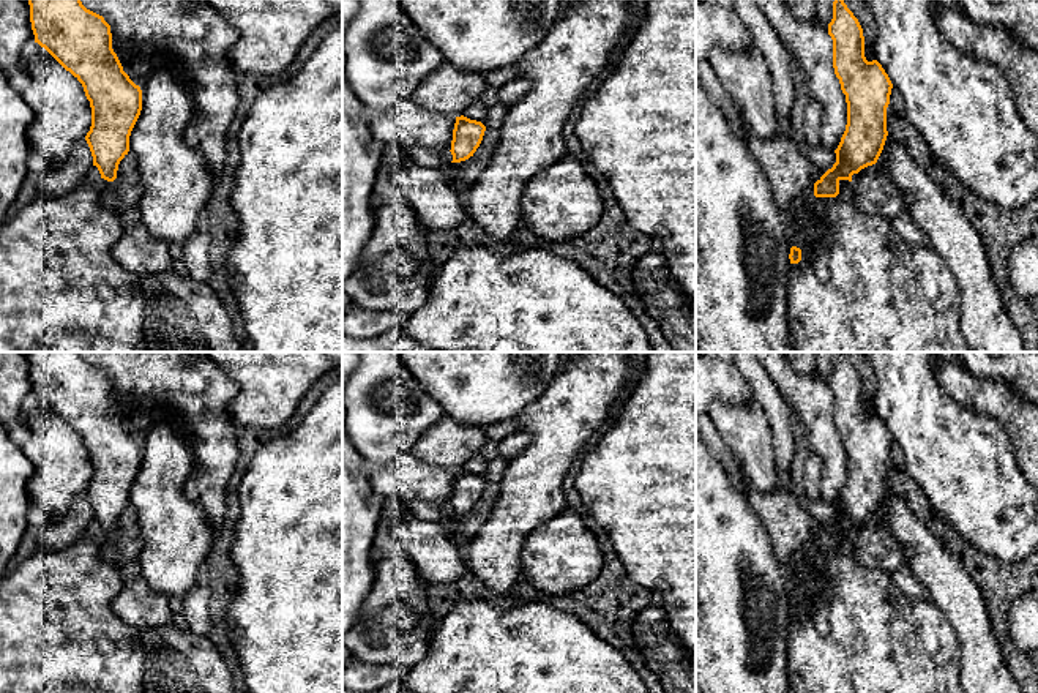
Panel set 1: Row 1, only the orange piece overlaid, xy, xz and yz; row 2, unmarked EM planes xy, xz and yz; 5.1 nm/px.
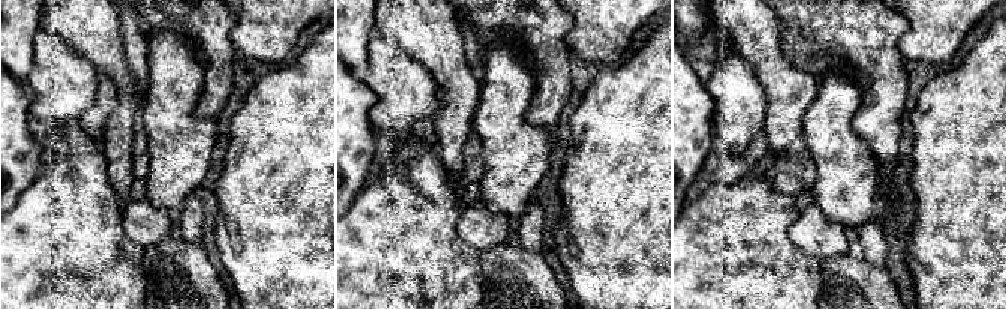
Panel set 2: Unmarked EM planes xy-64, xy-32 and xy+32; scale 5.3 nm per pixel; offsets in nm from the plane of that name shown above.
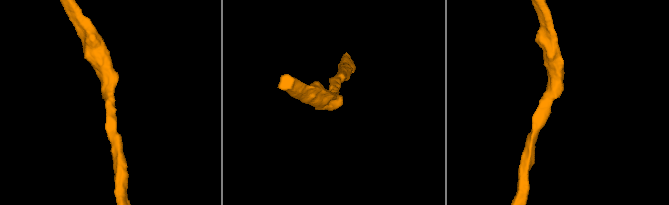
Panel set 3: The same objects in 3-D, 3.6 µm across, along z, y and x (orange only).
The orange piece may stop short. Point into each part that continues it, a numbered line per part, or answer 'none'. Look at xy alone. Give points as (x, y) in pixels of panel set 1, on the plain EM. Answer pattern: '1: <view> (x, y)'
none

